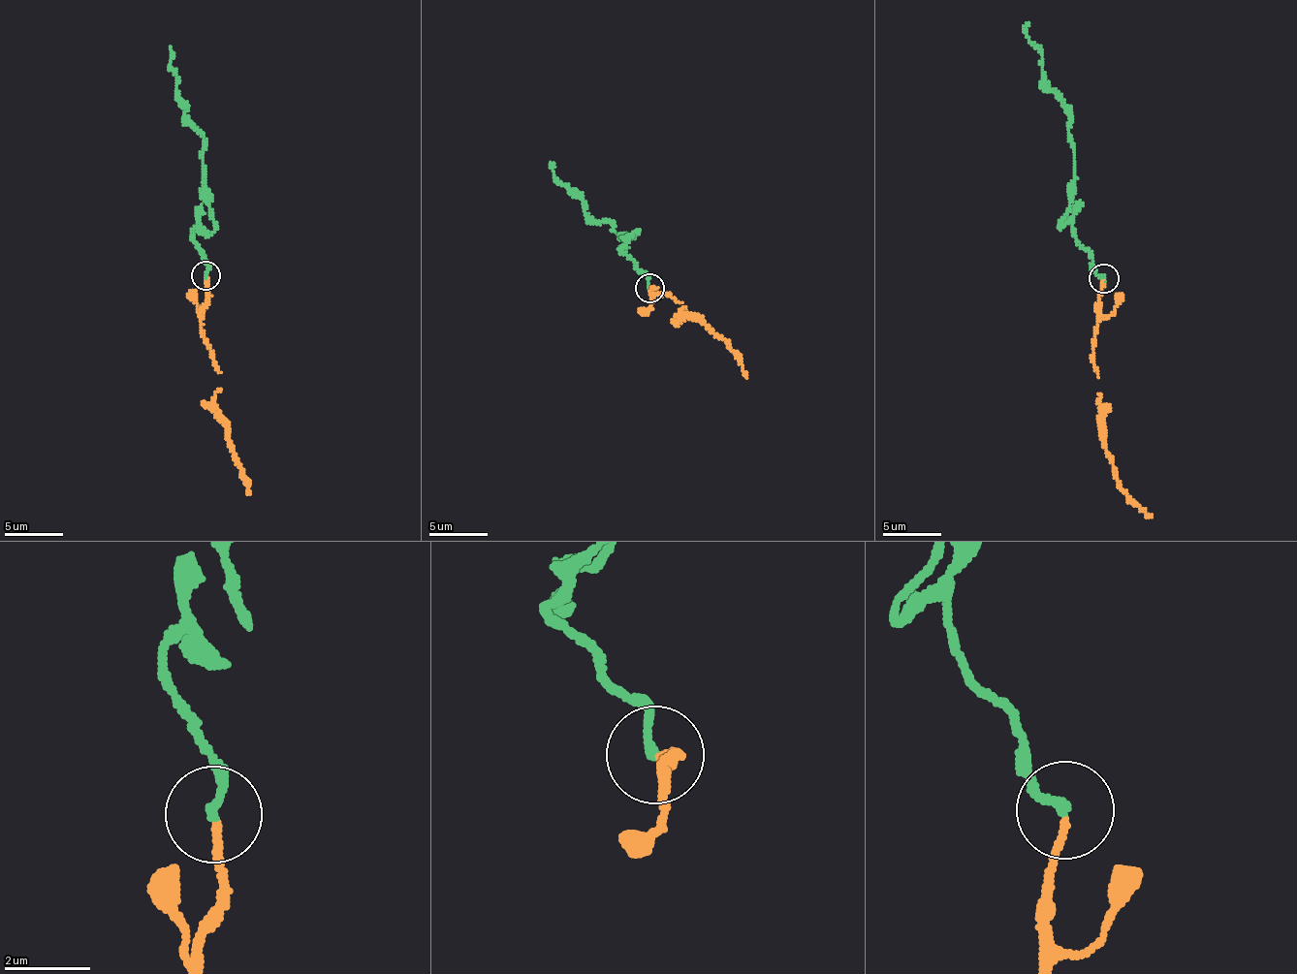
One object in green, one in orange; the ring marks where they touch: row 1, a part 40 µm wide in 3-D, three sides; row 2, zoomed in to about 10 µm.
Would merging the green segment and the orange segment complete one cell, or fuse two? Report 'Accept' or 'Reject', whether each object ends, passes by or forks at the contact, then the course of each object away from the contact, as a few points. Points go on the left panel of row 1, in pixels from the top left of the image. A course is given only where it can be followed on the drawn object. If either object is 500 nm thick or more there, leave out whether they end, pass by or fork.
Accept. At the ring green ends. At the ring orange ends. Course of green: (205, 274), (194, 232), (214, 229), (203, 182), (204, 133), (176, 91), (170, 46). Course of orange: (205, 277), (206, 293), (201, 332), (218, 372), (215, 415), (226, 428), (226, 439), (249, 492)

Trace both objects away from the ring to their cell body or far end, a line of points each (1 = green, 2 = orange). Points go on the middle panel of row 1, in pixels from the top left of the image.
1: (648, 289), (646, 274), (620, 249), (637, 230), (619, 237), (609, 219), (592, 219), (550, 167)
2: (648, 290), (651, 287), (654, 297), (662, 294), (680, 302), (685, 316), (700, 319), (727, 344), (746, 378)

